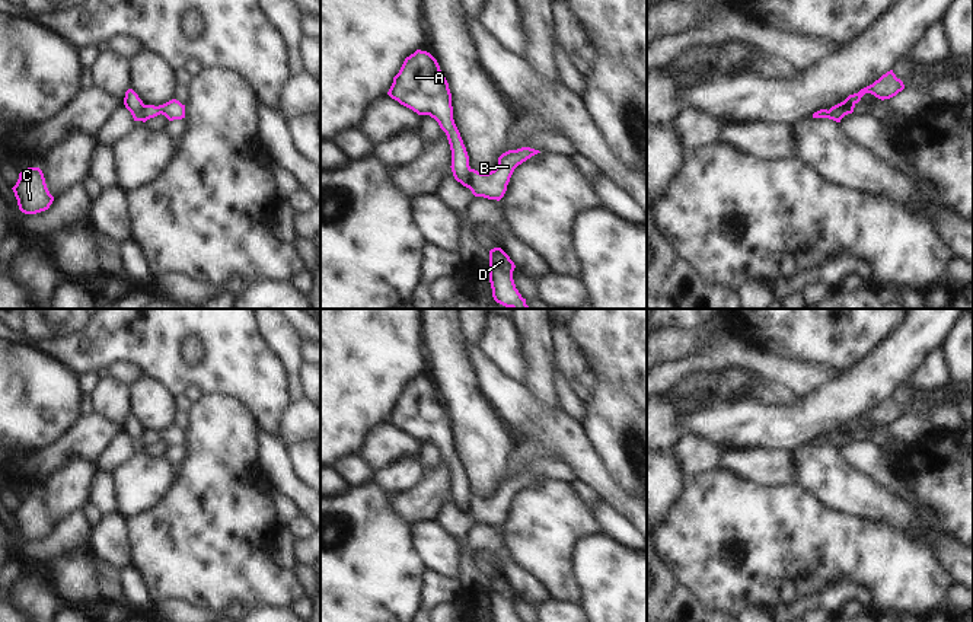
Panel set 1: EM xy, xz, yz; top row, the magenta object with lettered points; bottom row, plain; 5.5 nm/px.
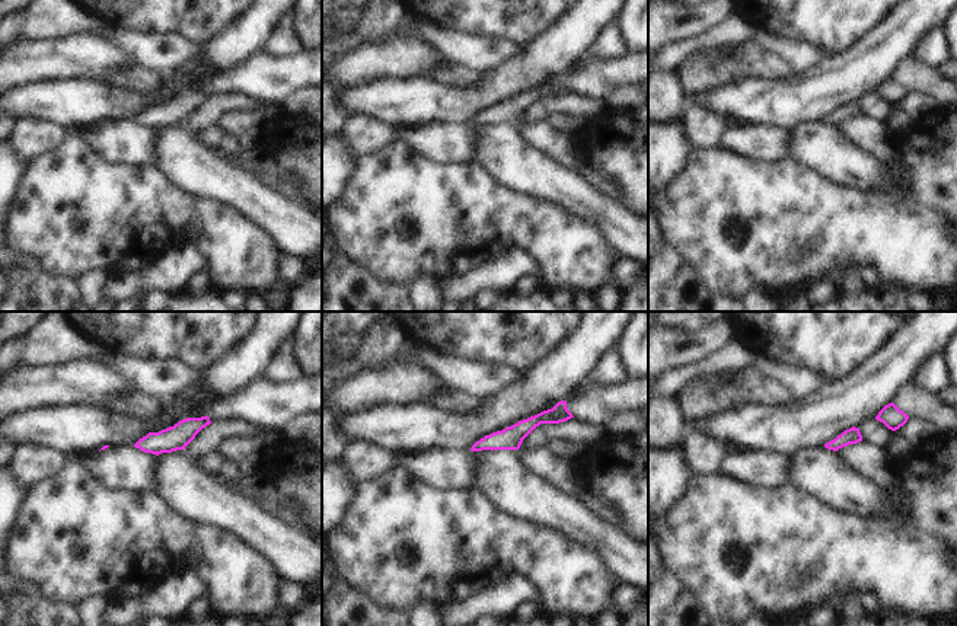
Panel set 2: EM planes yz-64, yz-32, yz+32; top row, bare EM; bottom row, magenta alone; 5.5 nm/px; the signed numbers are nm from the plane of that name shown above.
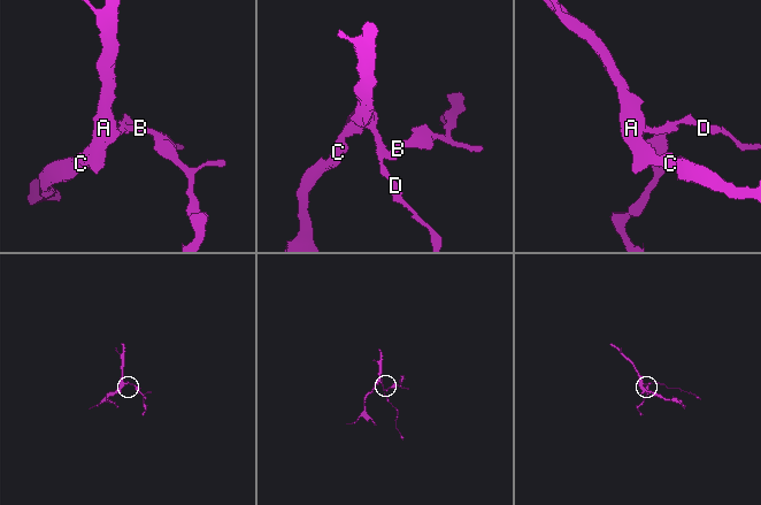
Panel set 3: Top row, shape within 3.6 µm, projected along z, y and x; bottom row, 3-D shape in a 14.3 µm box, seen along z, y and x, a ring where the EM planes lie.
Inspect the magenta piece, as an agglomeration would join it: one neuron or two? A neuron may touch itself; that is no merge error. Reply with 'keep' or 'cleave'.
cleave

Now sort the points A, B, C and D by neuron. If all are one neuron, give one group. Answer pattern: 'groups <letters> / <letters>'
groups A C D / B

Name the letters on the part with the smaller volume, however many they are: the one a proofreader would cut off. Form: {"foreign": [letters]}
{"foreign": ["B"]}

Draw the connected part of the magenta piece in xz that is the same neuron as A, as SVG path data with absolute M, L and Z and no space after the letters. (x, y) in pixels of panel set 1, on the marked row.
M417 50L405 58L387 95L418 115L430 115L446 133L452 150L452 172L457 182L469 185L469 156L453 119L452 93L437 60Z

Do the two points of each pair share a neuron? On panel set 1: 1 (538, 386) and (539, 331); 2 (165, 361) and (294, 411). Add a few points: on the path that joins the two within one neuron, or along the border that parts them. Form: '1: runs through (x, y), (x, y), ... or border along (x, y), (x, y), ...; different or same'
1: runs through (539, 373), (539, 344); same
2: border along (289, 401), (281, 410), (274, 434); different

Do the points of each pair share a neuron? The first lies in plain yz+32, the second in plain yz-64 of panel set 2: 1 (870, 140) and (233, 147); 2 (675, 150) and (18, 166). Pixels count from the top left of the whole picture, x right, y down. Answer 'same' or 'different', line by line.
1: same
2: same

